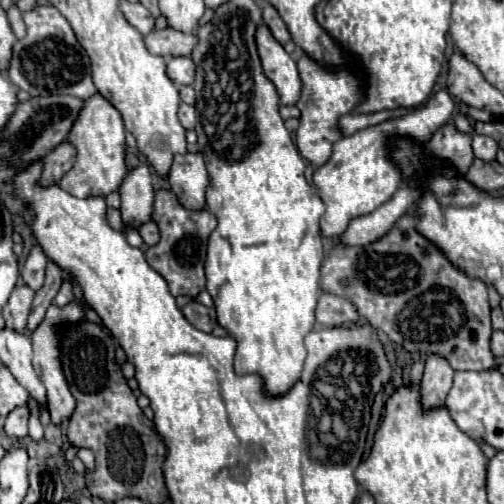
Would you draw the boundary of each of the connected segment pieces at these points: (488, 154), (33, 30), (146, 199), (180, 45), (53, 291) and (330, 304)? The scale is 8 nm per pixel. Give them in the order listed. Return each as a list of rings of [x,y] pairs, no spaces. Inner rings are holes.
[[[475,134],[473,136],[473,152],[475,152],[475,158],[481,158],[481,160],[495,160],[495,154],[497,154],[497,142],[491,138],[491,136],[479,136]]]
[[[37,6],[23,14],[27,36],[17,40],[13,46],[13,60],[9,66],[9,80],[29,92],[31,96],[67,94],[77,98],[89,98],[95,94],[95,84],[91,80],[91,64],[83,46],[77,42],[73,28],[57,12],[55,6]]]
[[[137,166],[129,172],[119,186],[121,194],[121,218],[123,218],[123,232],[127,228],[139,228],[147,224],[153,216],[153,178],[149,166]]]
[[[173,28],[153,30],[145,36],[145,46],[155,56],[191,56],[193,46],[197,44],[195,34],[183,34]]]
[[[47,262],[47,278],[45,278],[45,284],[43,288],[35,294],[35,300],[33,300],[33,310],[31,310],[31,316],[29,316],[29,330],[33,332],[39,322],[43,320],[47,308],[51,306],[51,300],[57,296],[59,288],[61,288],[61,282],[63,282],[63,270],[55,264],[55,262]]]
[[[323,292],[317,300],[315,318],[323,326],[335,326],[335,324],[353,324],[359,320],[359,314],[353,308],[353,304],[347,302],[345,298]]]

